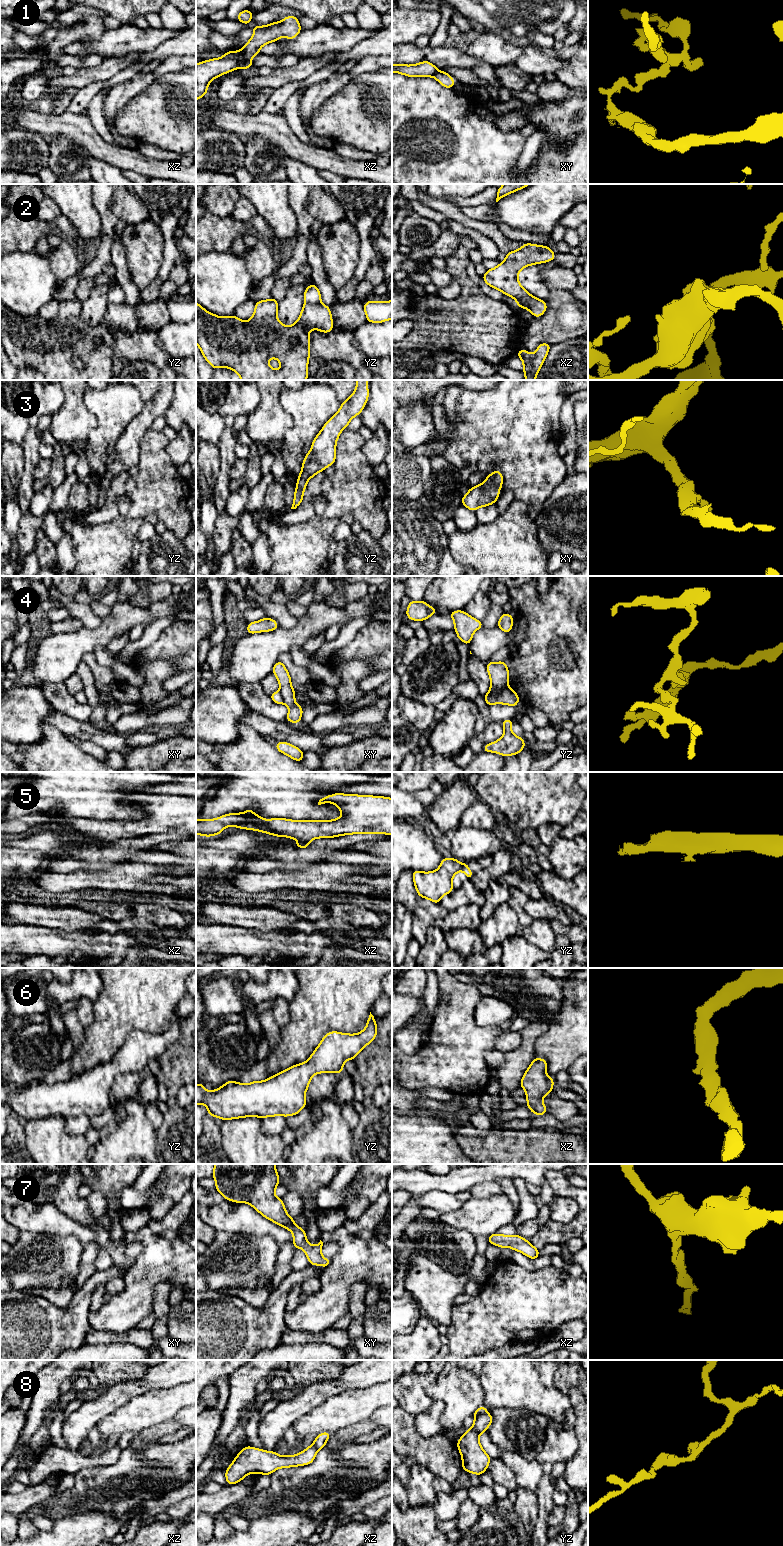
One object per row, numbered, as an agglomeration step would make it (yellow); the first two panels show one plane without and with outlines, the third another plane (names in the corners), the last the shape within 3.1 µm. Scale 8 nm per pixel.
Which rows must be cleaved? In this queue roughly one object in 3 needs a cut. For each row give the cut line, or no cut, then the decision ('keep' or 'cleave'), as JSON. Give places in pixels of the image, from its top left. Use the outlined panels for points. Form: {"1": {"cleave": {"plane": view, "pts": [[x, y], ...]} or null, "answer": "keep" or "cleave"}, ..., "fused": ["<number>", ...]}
{"1": {"cleave": {"plane": "xz", "pts": [[240, 52], [238, 67]]}, "answer": "cleave"}, "2": {"cleave": {"plane": "yz", "pts": [[305, 301], [320, 303]]}, "answer": "cleave"}, "3": {"cleave": null, "answer": "keep"}, "4": {"cleave": {"plane": "yz", "pts": [[507, 685], [497, 693], [487, 694]]}, "answer": "cleave"}, "5": {"cleave": {"plane": "xz", "pts": [[299, 840], [307, 842]]}, "answer": "cleave"}, "6": {"cleave": null, "answer": "keep"}, "7": {"cleave": null, "answer": "keep"}, "8": {"cleave": {"plane": "yz", "pts": [[486, 1411], [475, 1418]]}, "answer": "cleave"}, "fused": ["1", "2", "4", "5", "8"]}

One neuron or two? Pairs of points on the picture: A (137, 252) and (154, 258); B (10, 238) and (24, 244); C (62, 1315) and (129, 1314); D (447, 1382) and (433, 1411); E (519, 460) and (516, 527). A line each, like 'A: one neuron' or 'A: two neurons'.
A: one neuron
B: one neuron
C: two neurons
D: two neurons
E: two neurons

